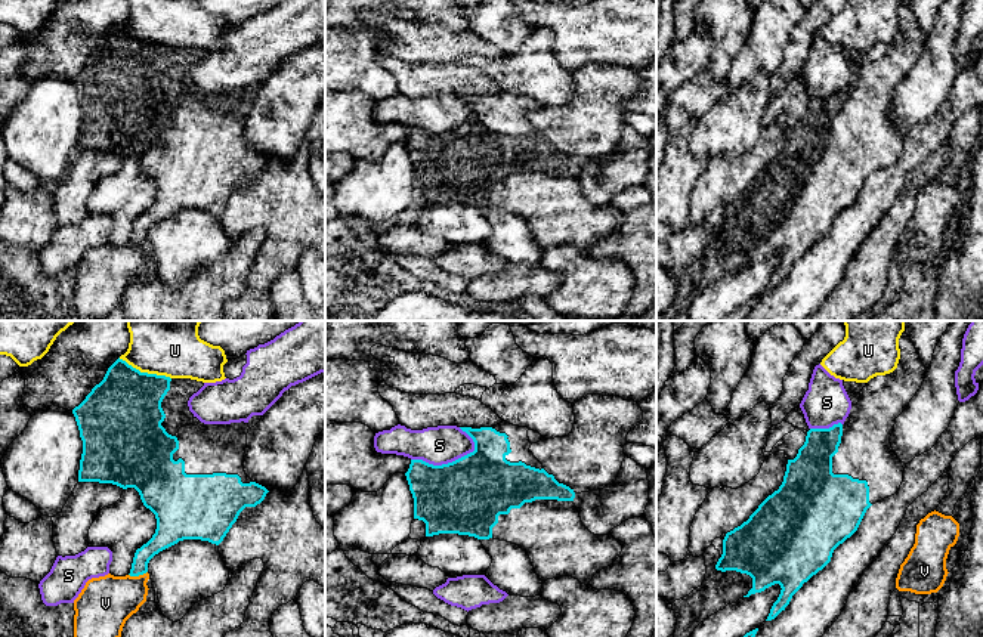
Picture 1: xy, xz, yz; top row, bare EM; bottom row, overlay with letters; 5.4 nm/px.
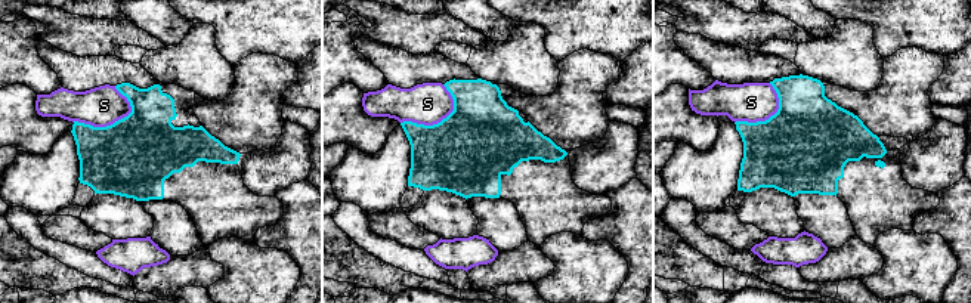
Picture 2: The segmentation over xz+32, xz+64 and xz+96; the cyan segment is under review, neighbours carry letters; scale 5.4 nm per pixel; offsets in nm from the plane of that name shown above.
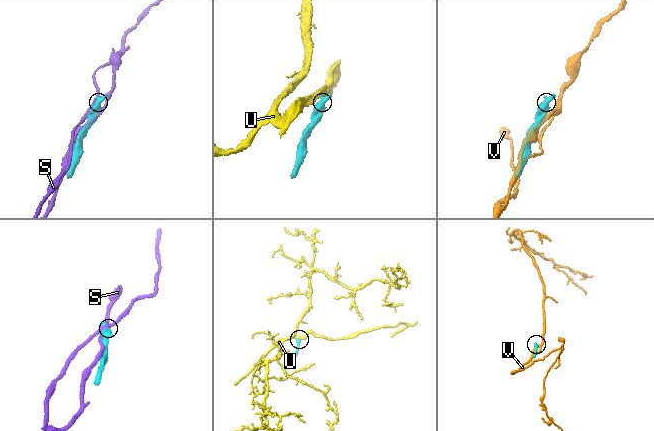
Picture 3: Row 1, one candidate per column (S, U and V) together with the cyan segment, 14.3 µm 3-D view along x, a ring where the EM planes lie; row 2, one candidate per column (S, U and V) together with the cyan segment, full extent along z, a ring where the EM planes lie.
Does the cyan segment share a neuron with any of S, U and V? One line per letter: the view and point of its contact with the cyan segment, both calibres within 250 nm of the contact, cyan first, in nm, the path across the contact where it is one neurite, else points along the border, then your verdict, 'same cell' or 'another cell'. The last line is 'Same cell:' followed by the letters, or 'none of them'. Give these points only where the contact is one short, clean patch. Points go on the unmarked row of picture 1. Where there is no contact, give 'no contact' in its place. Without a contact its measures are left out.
S: xz (445, 133) | 400/220 nm | another cell
U: xy (145, 42) | 420/260 nm | another cell
V: xy (138, 244) | 120/300 nm | another cell
Same cell: none of them

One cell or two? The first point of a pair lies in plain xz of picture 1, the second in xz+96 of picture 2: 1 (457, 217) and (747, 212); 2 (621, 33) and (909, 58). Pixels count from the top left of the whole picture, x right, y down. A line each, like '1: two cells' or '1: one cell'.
1: one cell
2: two cells

